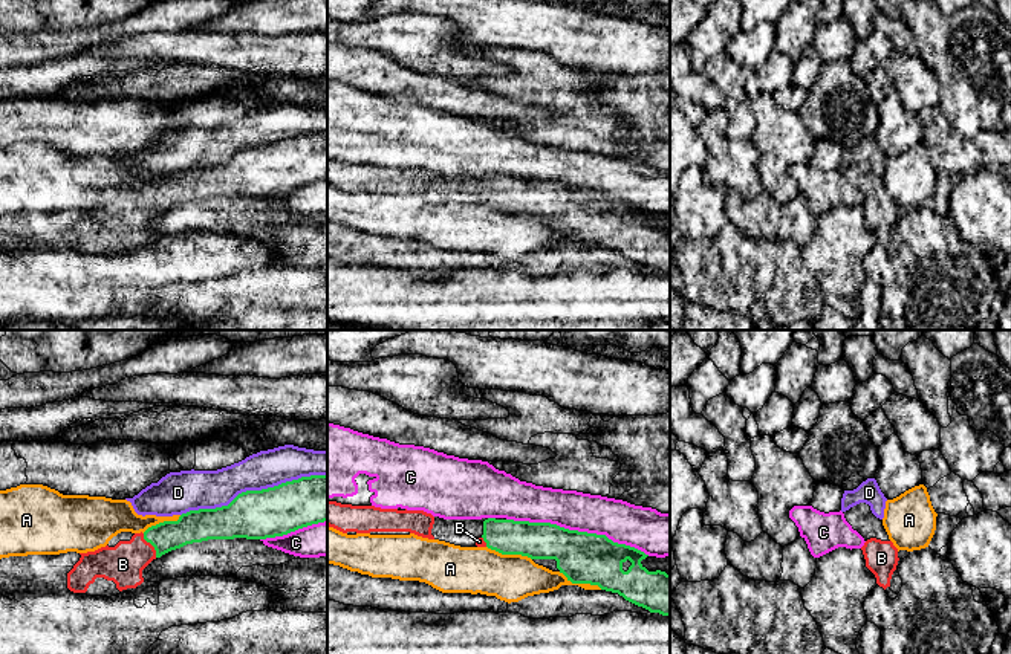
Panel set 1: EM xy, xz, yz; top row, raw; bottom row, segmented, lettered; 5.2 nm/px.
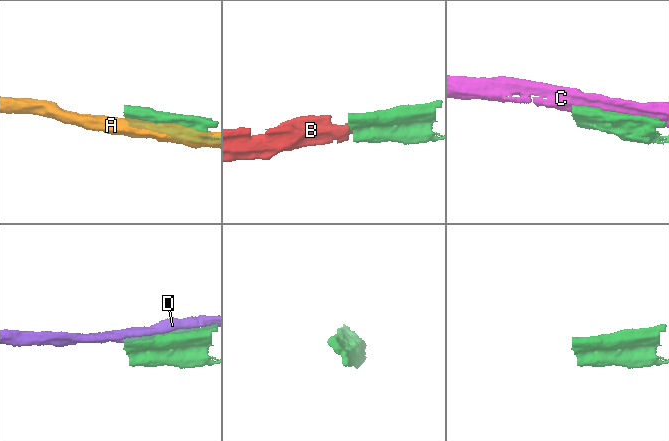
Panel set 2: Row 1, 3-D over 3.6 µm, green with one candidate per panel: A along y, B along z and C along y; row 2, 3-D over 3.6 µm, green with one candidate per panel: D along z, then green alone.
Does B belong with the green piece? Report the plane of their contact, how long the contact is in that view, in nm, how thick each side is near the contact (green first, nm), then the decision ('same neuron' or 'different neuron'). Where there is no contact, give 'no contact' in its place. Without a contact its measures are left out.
xy | 150 nm | 170/200 nm | same neuron

